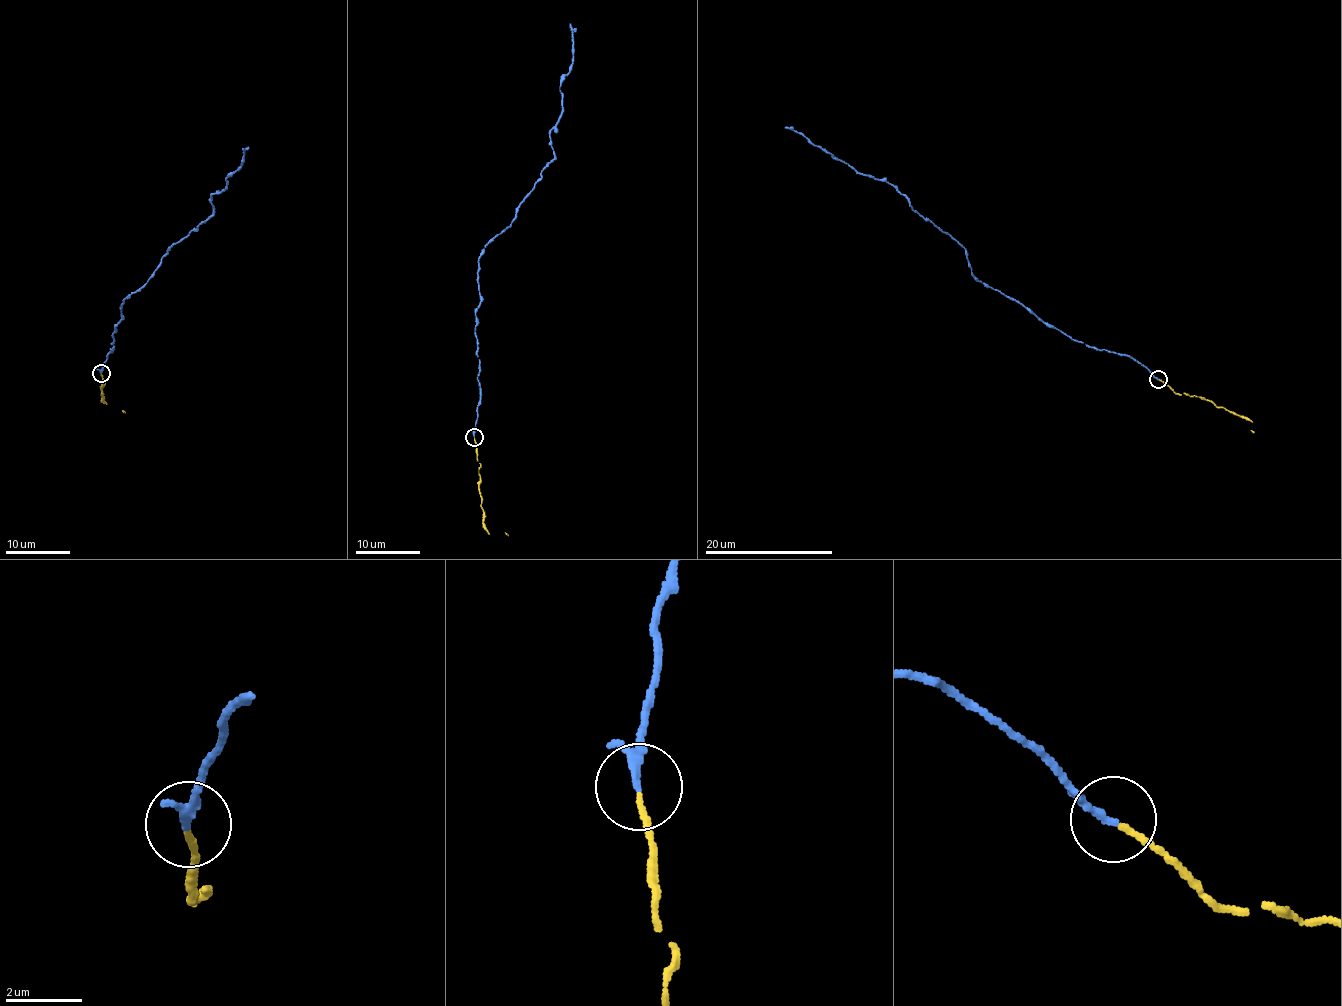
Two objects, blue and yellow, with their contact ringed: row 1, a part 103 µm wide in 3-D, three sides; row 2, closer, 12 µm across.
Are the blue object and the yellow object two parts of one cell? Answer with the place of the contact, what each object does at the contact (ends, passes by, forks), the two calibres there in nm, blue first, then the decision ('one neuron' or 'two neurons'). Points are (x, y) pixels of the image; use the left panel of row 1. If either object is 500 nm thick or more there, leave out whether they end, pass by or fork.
at (101, 373); blue passes by; yellow ends there; 170 nm thick on the blue side, 150 nm on the other; one neuron

